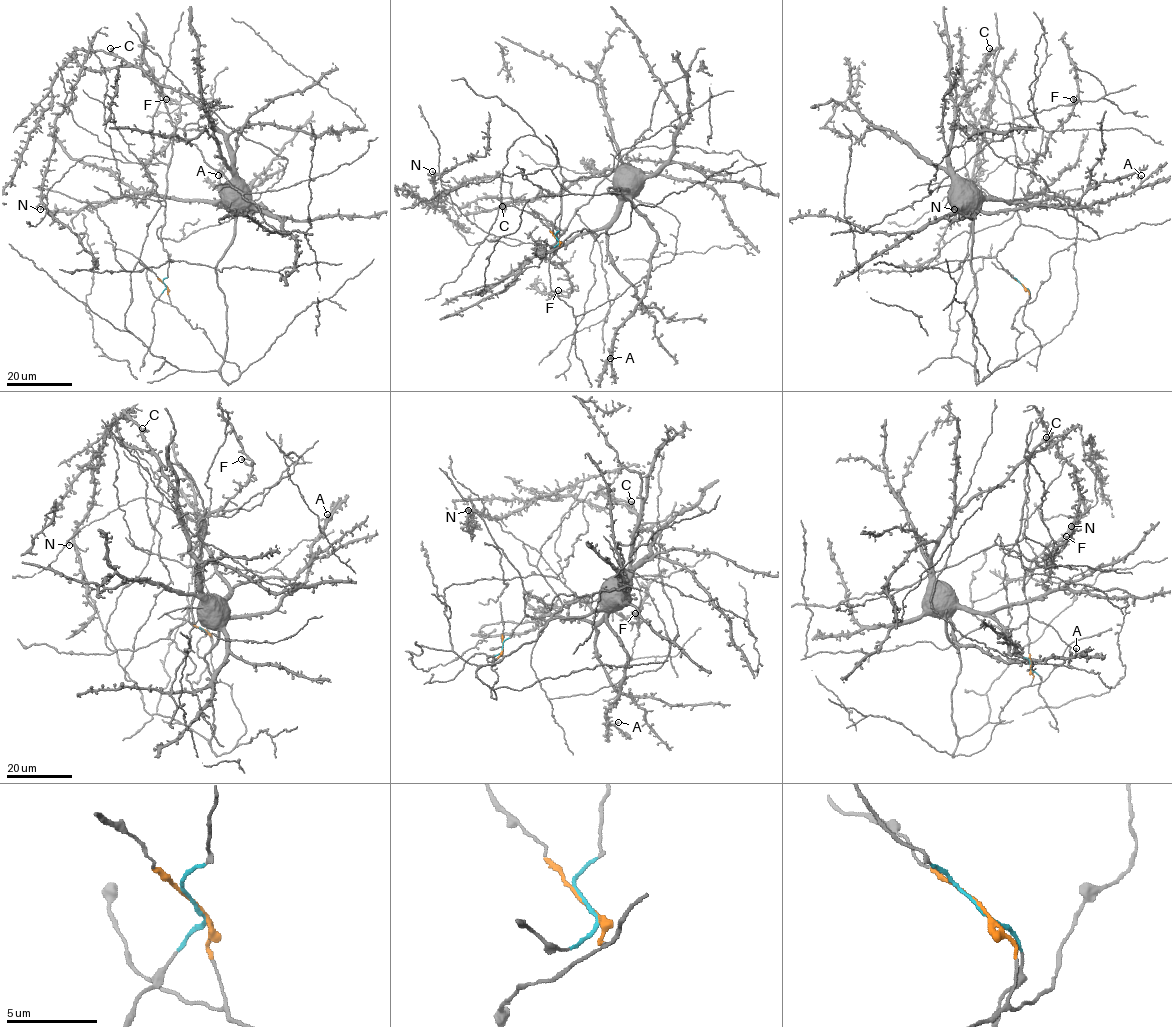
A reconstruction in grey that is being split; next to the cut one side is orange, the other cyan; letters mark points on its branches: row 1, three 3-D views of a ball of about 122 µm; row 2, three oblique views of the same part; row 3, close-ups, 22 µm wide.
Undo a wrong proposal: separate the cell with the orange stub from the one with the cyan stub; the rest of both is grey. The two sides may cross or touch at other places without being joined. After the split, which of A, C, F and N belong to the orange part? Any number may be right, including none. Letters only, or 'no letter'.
A, C

